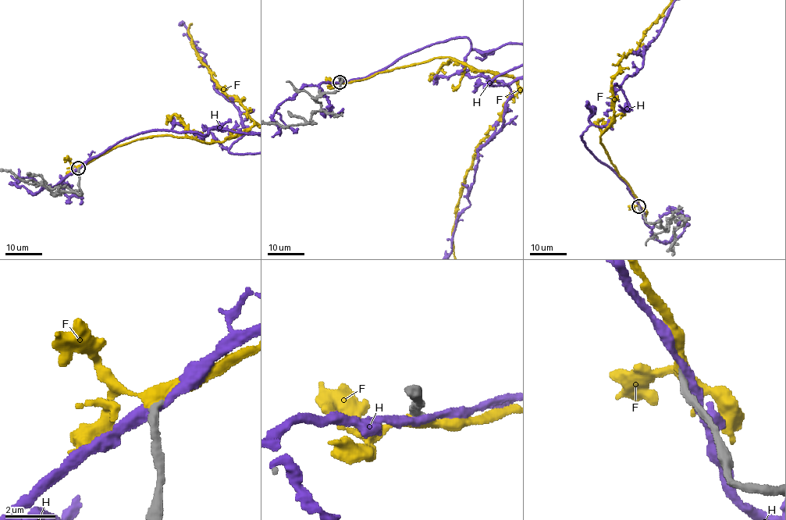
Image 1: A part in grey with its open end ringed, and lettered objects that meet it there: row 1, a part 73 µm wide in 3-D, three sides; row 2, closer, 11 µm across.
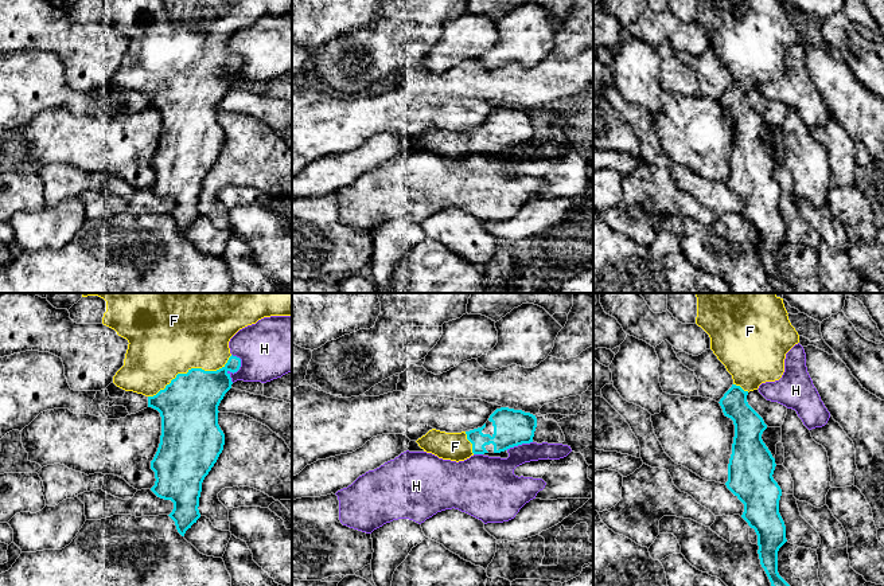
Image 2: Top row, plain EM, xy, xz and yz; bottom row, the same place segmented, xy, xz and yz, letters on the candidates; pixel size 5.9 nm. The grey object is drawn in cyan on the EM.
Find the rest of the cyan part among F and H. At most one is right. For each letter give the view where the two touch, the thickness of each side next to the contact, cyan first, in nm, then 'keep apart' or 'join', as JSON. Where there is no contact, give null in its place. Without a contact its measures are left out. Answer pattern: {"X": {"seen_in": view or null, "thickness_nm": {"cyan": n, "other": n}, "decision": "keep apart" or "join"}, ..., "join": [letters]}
{"F": {"seen_in": "xy", "thickness_nm": {"cyan": 360, "other": 440}, "decision": "join"}, "H": {"seen_in": "xy", "thickness_nm": {"cyan": 240, "other": 360}, "decision": "keep apart"}, "join": ["F"]}

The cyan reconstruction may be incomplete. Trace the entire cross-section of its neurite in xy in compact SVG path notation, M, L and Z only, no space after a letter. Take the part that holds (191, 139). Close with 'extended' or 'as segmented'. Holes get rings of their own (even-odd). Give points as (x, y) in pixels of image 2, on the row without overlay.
M106 0L102 23L129 42L124 65L113 75L113 82L125 90L145 94L148 106L160 112L160 142L151 160L156 180L151 190L174 202L168 215L182 235L200 216L202 181L225 144L225 133L218 124L218 105L231 87L230 73L241 66L241 58L230 52L229 40L240 28L270 15L292 15L292 0Z; extended

